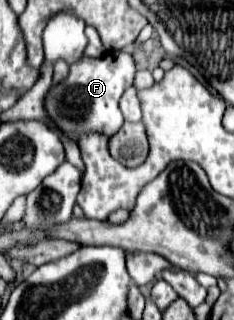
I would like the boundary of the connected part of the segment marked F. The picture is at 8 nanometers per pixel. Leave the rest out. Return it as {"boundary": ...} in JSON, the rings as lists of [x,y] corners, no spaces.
{"boundary":[[[108,52],[102,58],[82,58],[78,64],[70,66],[70,72],[58,84],[52,82],[48,94],[44,96],[46,120],[70,138],[82,136],[82,132],[102,132],[104,136],[114,136],[120,130],[124,118],[118,108],[122,92],[134,80],[134,60],[126,52]]]}

